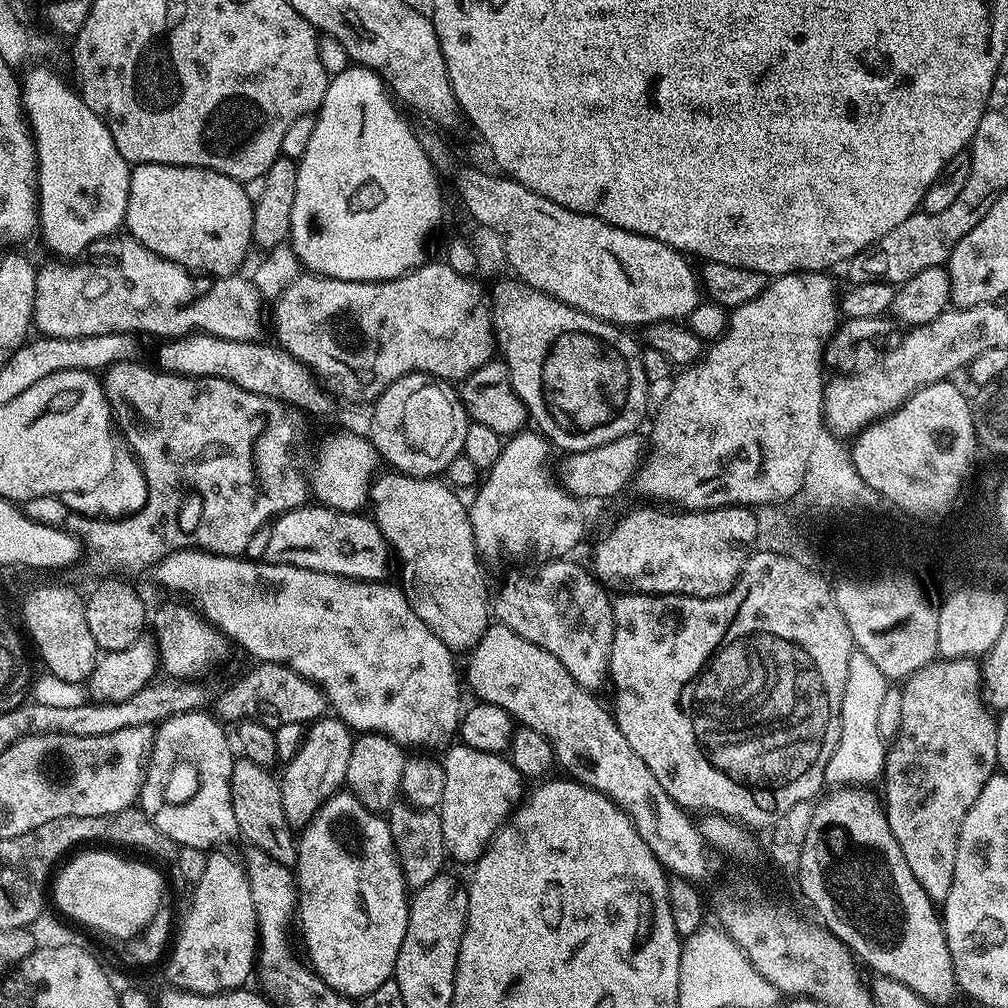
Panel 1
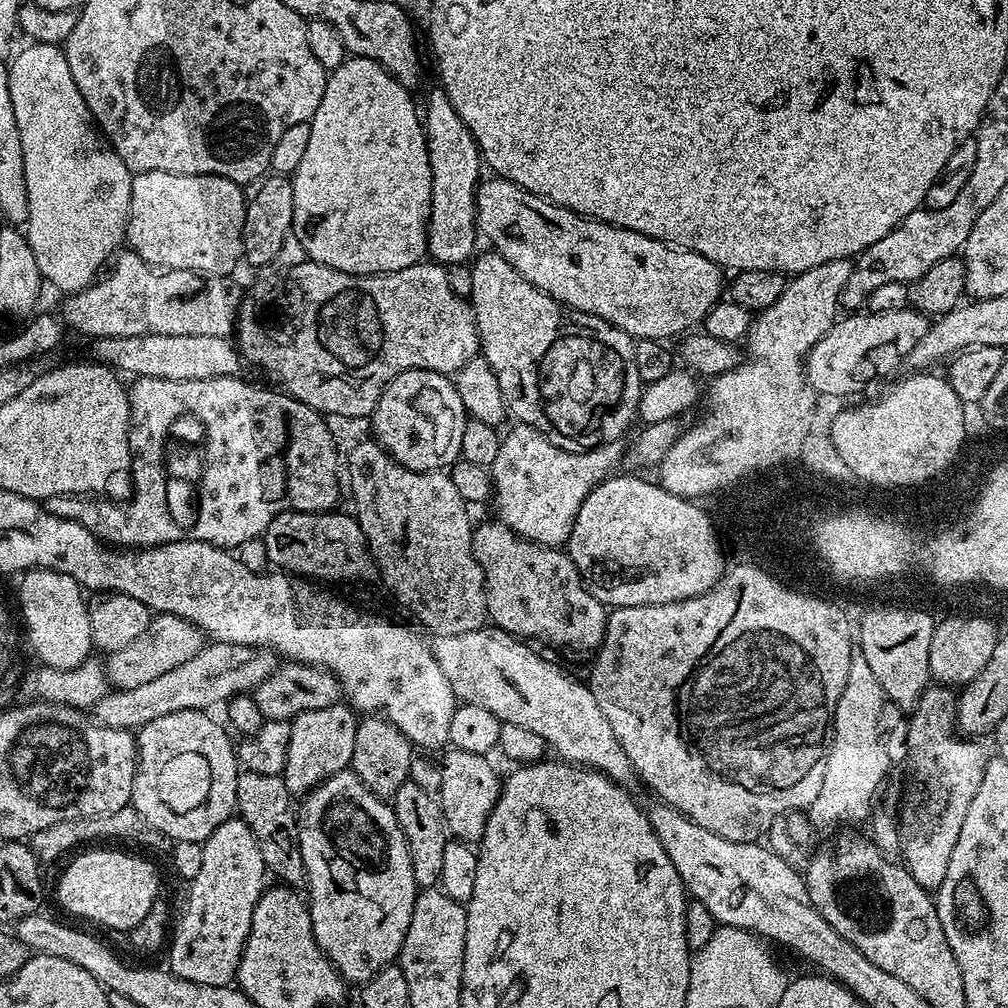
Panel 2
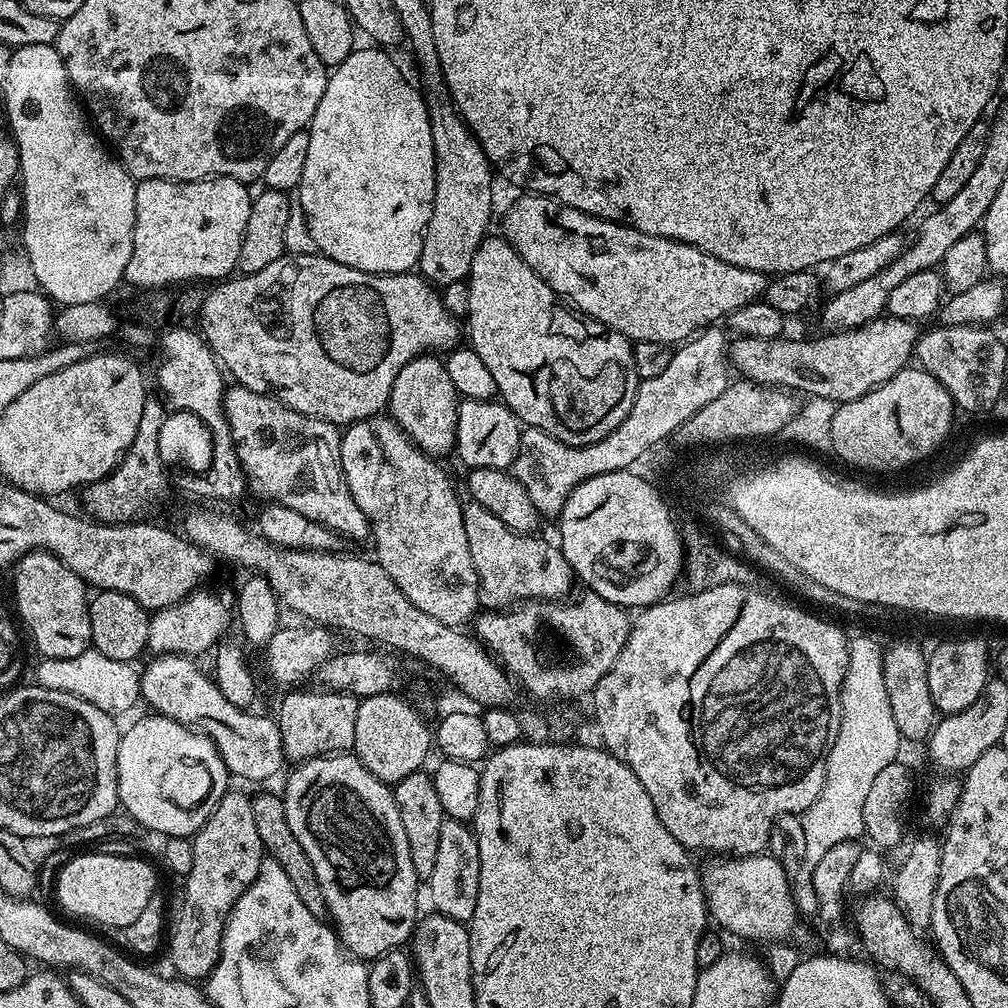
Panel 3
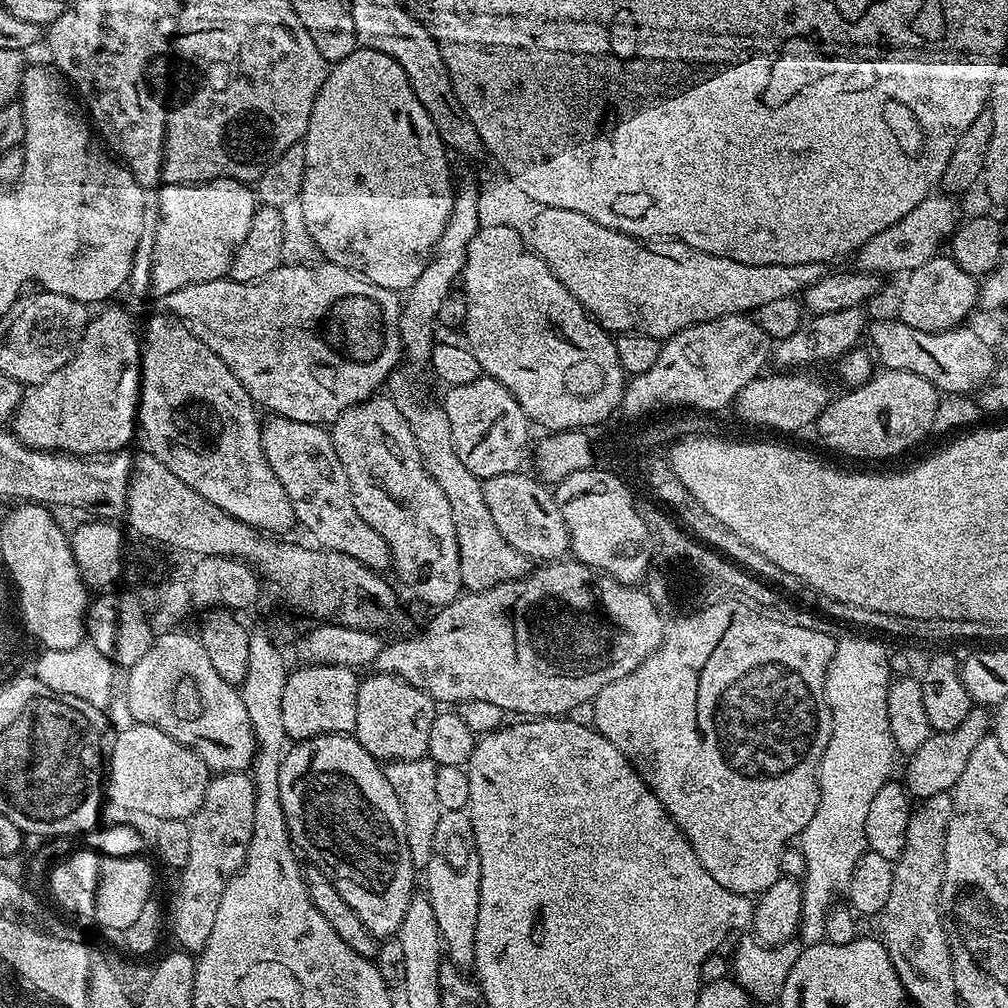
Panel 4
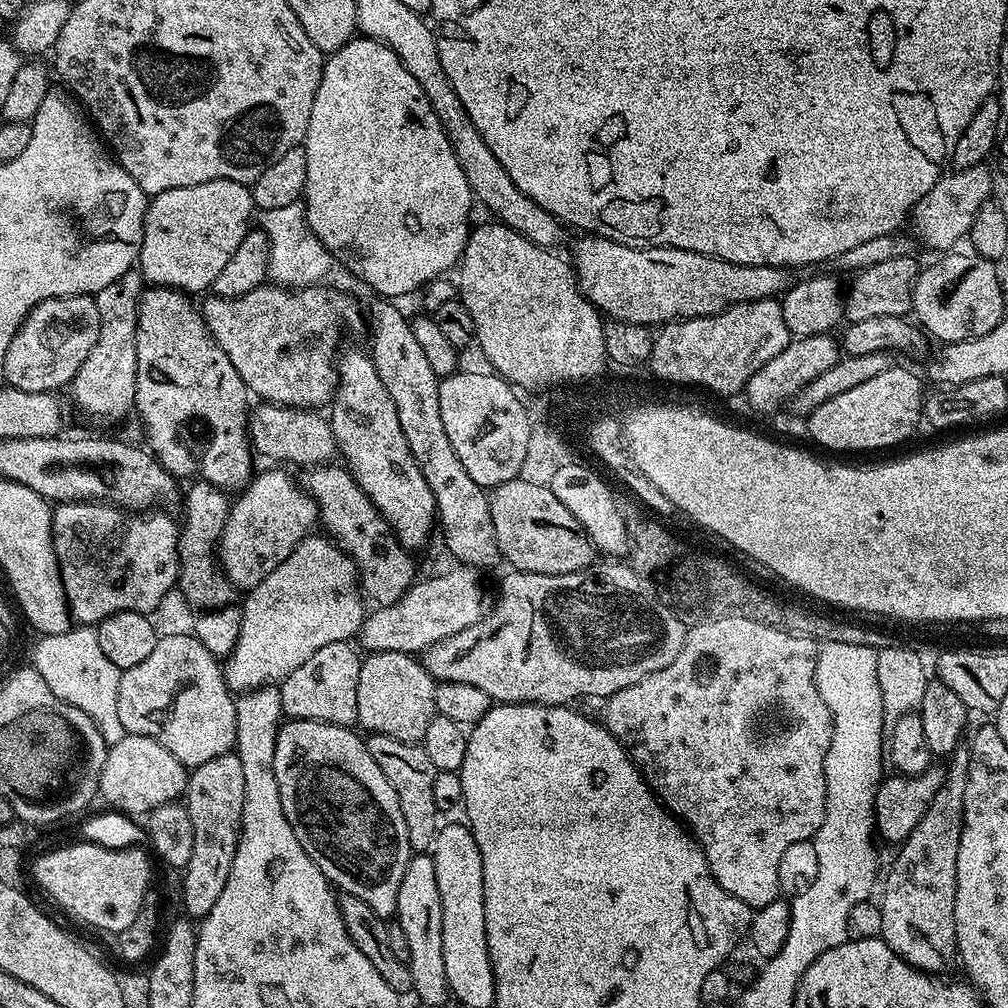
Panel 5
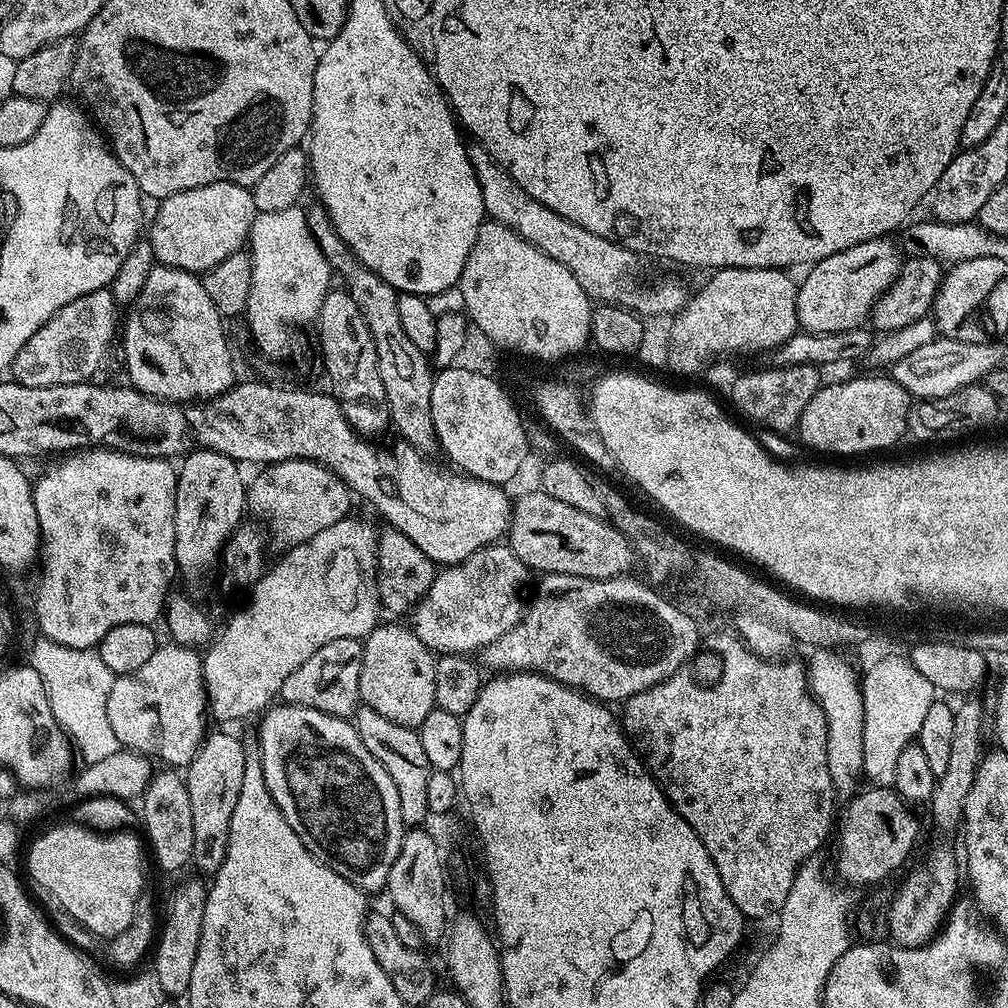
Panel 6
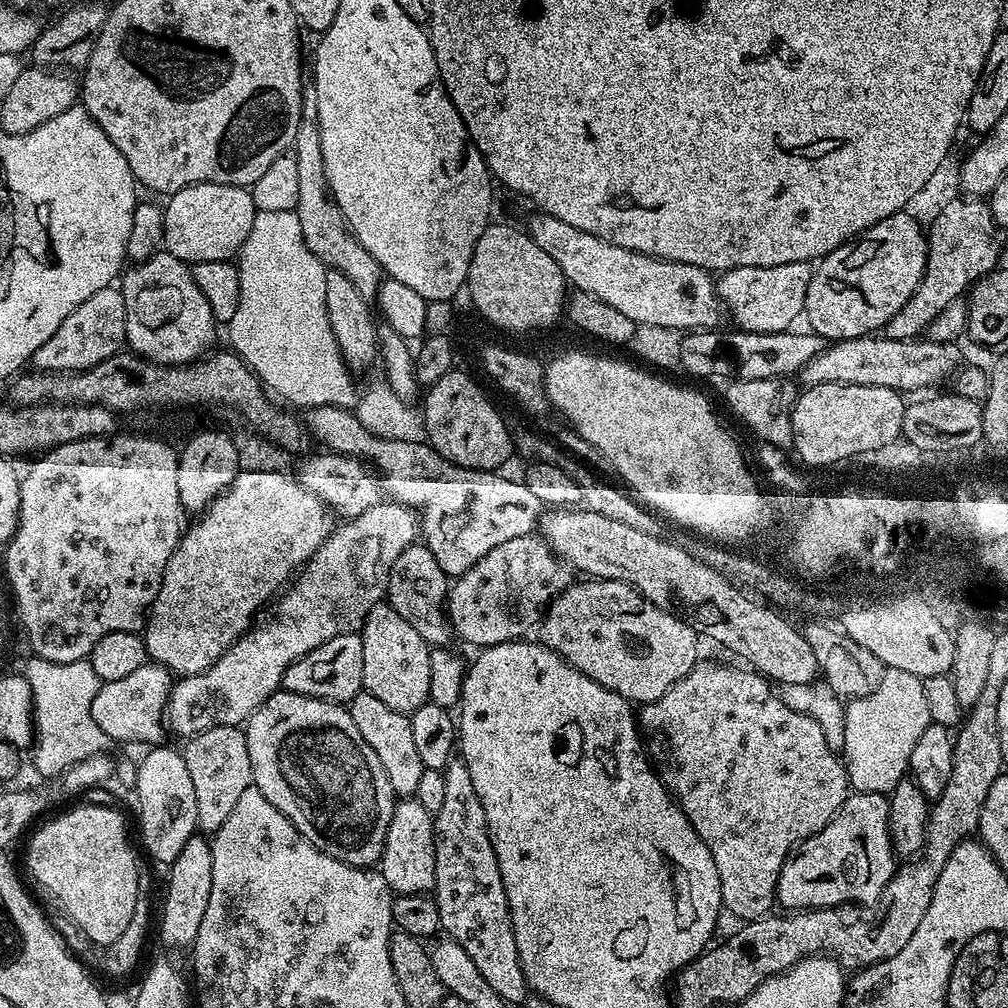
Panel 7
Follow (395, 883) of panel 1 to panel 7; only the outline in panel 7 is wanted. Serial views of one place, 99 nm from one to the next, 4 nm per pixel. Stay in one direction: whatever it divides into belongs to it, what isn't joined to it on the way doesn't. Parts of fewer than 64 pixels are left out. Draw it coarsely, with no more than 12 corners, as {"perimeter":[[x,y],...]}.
{"perimeter":[[345,705],[248,717],[254,787],[320,853],[379,861],[397,797]]}

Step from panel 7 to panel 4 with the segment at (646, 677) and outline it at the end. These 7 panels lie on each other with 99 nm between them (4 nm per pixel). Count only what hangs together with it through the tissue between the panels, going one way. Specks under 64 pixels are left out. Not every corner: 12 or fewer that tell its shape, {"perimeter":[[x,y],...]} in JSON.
{"perimeter":[[575,558],[465,591],[375,671],[440,706],[591,705],[659,650]]}

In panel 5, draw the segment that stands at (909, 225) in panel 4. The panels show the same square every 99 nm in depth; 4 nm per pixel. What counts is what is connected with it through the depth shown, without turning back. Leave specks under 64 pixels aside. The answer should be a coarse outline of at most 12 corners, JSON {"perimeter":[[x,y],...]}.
{"perimeter":[[987,163],[958,168],[912,207],[911,235],[944,254],[992,195]]}

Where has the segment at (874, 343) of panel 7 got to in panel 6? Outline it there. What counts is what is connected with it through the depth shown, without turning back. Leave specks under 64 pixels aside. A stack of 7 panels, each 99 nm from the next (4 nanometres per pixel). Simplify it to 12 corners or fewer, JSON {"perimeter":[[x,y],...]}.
{"perimeter":[[937,338],[893,364],[916,400],[946,398],[1004,363],[1000,342]]}

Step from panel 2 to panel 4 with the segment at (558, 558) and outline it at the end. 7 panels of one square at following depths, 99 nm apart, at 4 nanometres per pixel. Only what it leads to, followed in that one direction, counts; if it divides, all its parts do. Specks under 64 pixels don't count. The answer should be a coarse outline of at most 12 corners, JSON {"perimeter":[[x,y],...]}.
{"perimeter":[[397,370],[386,392],[450,502],[464,588],[527,576],[498,534],[450,418]]}

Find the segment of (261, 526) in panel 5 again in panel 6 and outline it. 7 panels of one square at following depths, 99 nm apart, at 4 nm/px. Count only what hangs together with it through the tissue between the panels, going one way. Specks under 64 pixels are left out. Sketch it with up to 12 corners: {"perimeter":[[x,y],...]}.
{"perimeter":[[313,460],[247,485],[247,511],[283,546],[345,519],[353,493]]}

